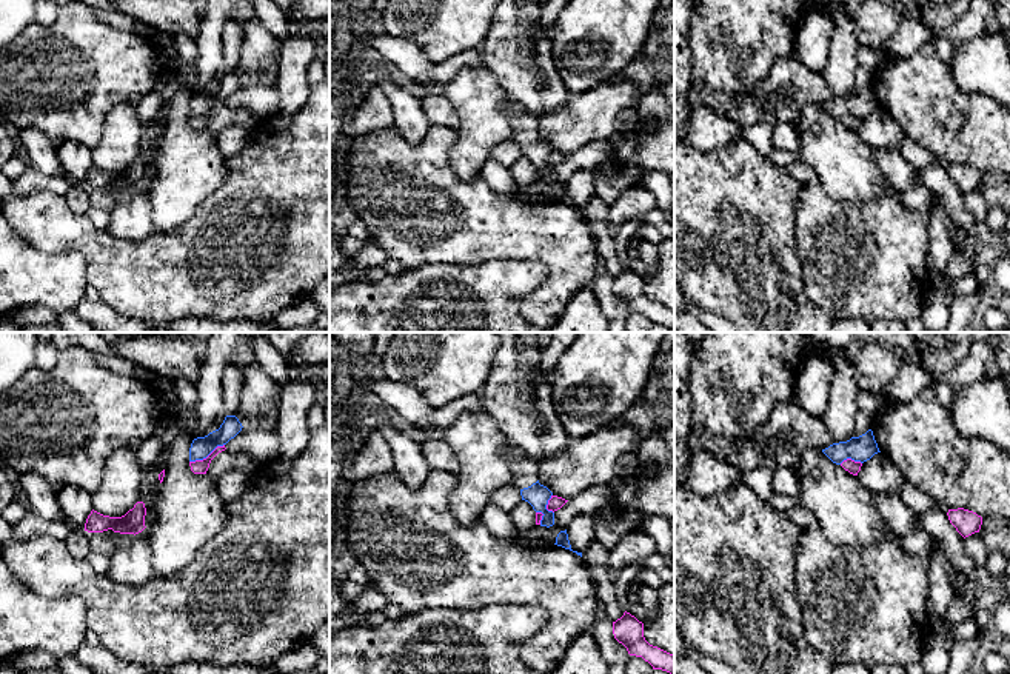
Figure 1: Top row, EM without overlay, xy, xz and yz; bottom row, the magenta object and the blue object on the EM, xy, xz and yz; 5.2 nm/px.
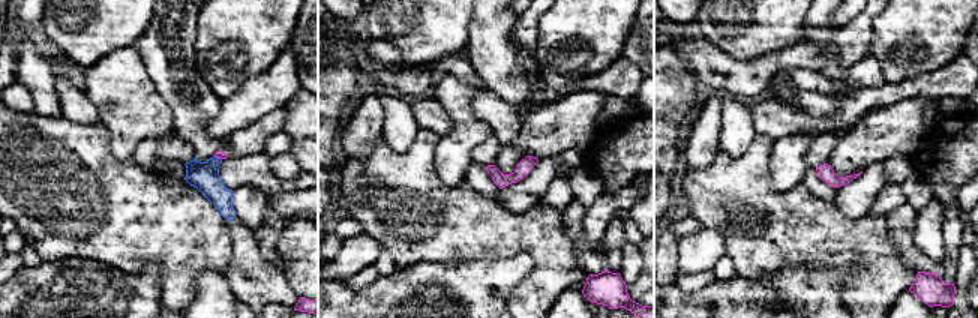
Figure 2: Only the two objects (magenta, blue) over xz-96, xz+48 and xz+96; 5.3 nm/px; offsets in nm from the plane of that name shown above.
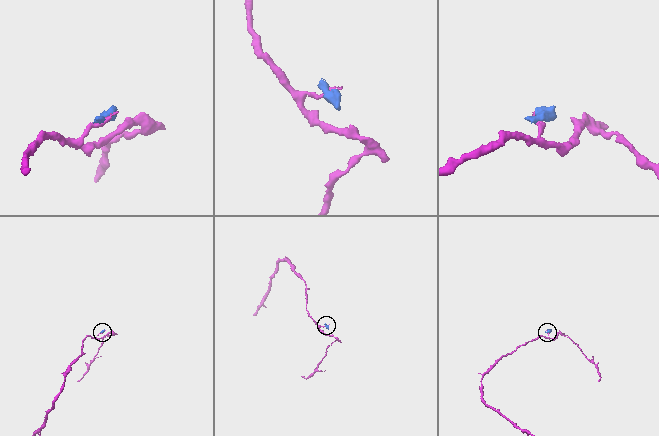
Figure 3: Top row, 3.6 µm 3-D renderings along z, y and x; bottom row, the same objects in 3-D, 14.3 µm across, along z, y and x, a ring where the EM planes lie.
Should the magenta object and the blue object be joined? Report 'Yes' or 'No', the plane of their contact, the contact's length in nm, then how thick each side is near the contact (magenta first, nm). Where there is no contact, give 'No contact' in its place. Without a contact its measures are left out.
No. Touches magenta in xy. Shared border 200 nm. Thickness 80 nm (magenta) against 110 nm

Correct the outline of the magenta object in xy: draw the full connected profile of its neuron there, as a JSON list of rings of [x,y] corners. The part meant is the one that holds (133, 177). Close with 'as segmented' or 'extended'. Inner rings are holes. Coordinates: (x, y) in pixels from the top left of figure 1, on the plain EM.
[[[137,157],[132,165],[129,165],[122,172],[103,171],[97,166],[91,166],[86,174],[85,186],[88,188],[103,188],[112,185],[120,189],[139,189],[145,182],[146,163],[143,157]]]; as segmented

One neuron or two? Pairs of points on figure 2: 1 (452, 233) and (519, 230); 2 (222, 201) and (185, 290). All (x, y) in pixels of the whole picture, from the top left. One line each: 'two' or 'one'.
1: one
2: two

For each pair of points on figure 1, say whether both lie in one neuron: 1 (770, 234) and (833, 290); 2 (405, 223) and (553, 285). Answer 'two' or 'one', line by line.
1: two
2: one

